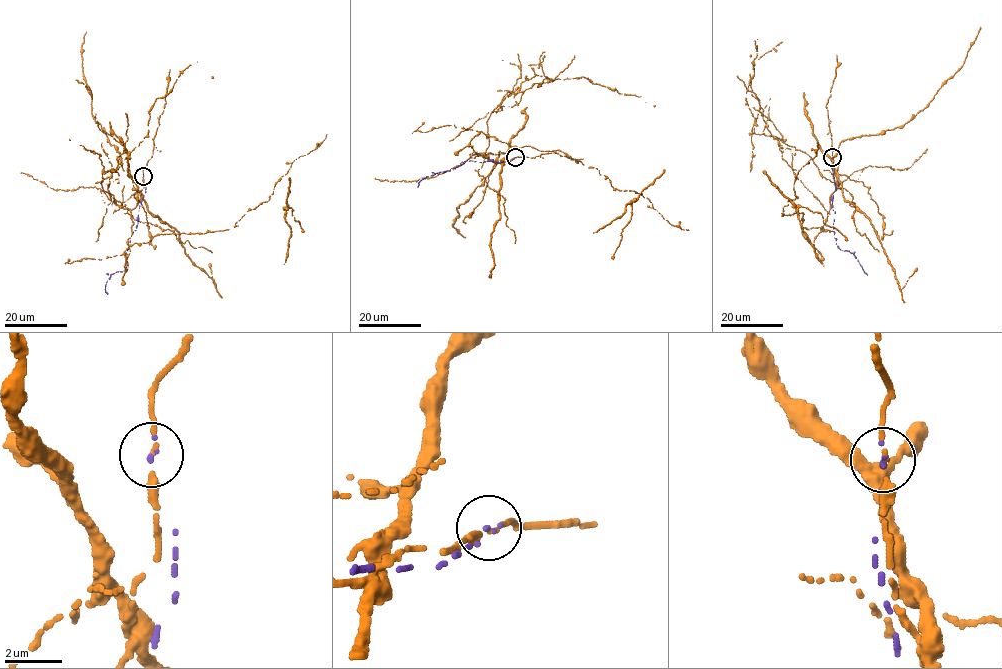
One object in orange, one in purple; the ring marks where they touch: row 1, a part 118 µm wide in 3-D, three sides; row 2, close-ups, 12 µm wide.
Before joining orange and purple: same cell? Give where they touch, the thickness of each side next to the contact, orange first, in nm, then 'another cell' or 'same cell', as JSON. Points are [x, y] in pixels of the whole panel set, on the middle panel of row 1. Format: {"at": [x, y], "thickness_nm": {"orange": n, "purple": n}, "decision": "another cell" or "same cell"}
{"at": [515, 157], "thickness_nm": {"orange": 100, "purple": 130}, "decision": "another cell"}

